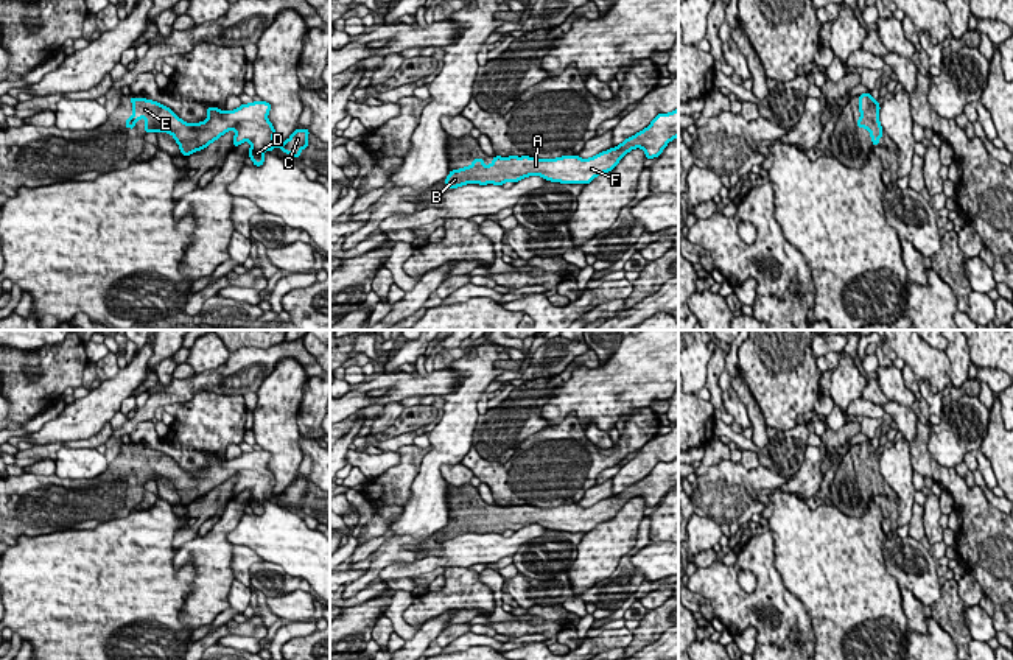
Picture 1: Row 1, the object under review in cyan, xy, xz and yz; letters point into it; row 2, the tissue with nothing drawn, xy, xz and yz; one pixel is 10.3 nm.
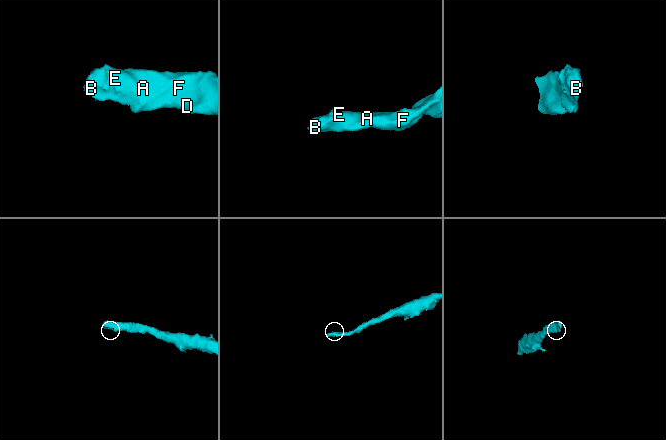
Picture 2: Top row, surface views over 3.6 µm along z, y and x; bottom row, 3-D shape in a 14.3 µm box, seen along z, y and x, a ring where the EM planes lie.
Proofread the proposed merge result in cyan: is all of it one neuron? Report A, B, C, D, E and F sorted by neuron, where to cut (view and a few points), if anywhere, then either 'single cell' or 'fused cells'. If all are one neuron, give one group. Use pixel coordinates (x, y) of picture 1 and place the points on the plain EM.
A B C D E F | no cut | single cell

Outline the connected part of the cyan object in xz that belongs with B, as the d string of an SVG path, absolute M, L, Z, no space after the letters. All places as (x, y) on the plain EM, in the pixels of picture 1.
M678 458L669 462L658 462L646 478L590 507L580 507L579 504L562 504L557 507L495 504L487 515L484 507L473 507L470 515L450 520L445 532L453 539L465 532L503 534L509 529L515 532L523 526L537 523L551 531L585 534L596 525L612 520L629 500L641 497L646 507L654 507L677 486Z

